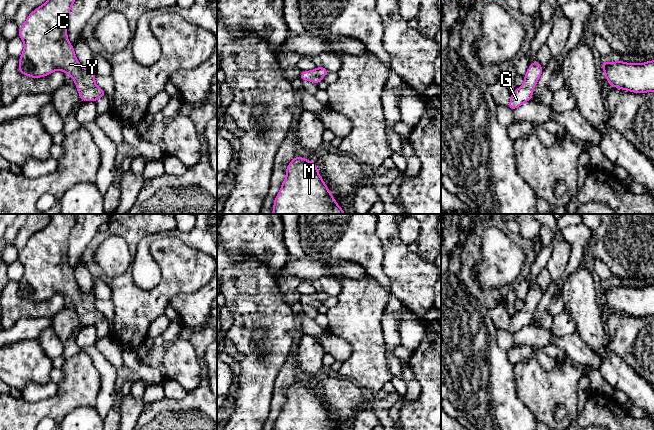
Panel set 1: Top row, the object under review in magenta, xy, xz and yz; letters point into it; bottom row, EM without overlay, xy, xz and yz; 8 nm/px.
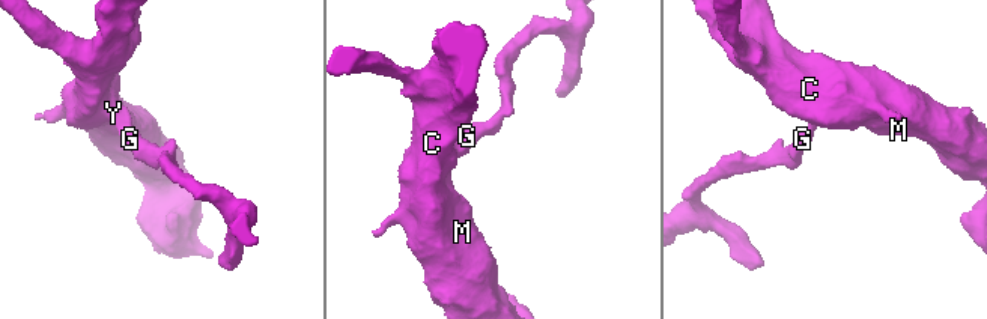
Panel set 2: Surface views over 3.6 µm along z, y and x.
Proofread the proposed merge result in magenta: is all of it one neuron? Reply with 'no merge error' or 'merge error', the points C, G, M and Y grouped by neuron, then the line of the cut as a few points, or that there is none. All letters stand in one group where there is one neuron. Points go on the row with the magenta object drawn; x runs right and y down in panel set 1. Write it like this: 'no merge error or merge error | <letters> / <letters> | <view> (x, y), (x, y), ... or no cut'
no merge error | C G M Y | no cut

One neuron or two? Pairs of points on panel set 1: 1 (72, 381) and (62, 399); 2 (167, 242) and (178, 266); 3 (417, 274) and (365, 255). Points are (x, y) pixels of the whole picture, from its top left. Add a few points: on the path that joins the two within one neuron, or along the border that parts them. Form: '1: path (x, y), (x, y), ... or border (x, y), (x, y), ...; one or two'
1: path (72, 385), (72, 389), (66, 395); one
2: path (169, 248), (169, 251), (177, 260); one
3: border (378, 238), (383, 250), (382, 270), (391, 283); two

